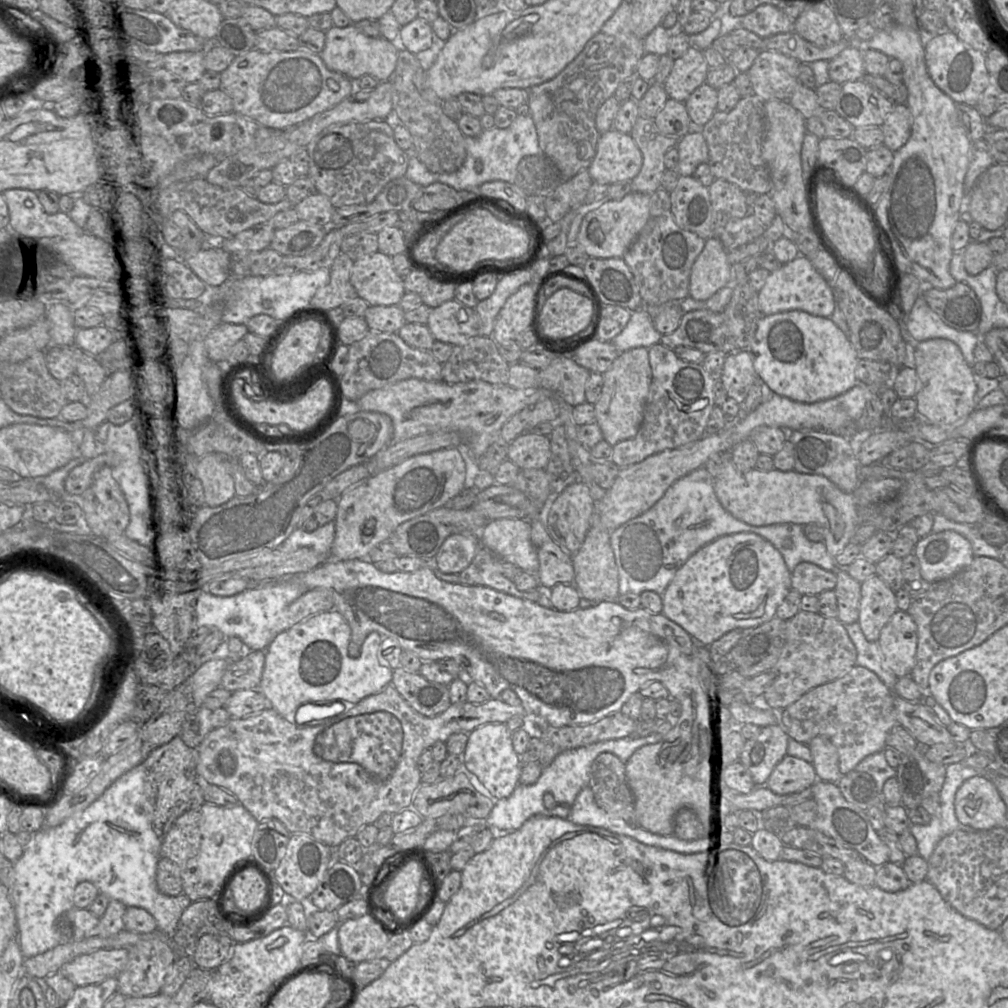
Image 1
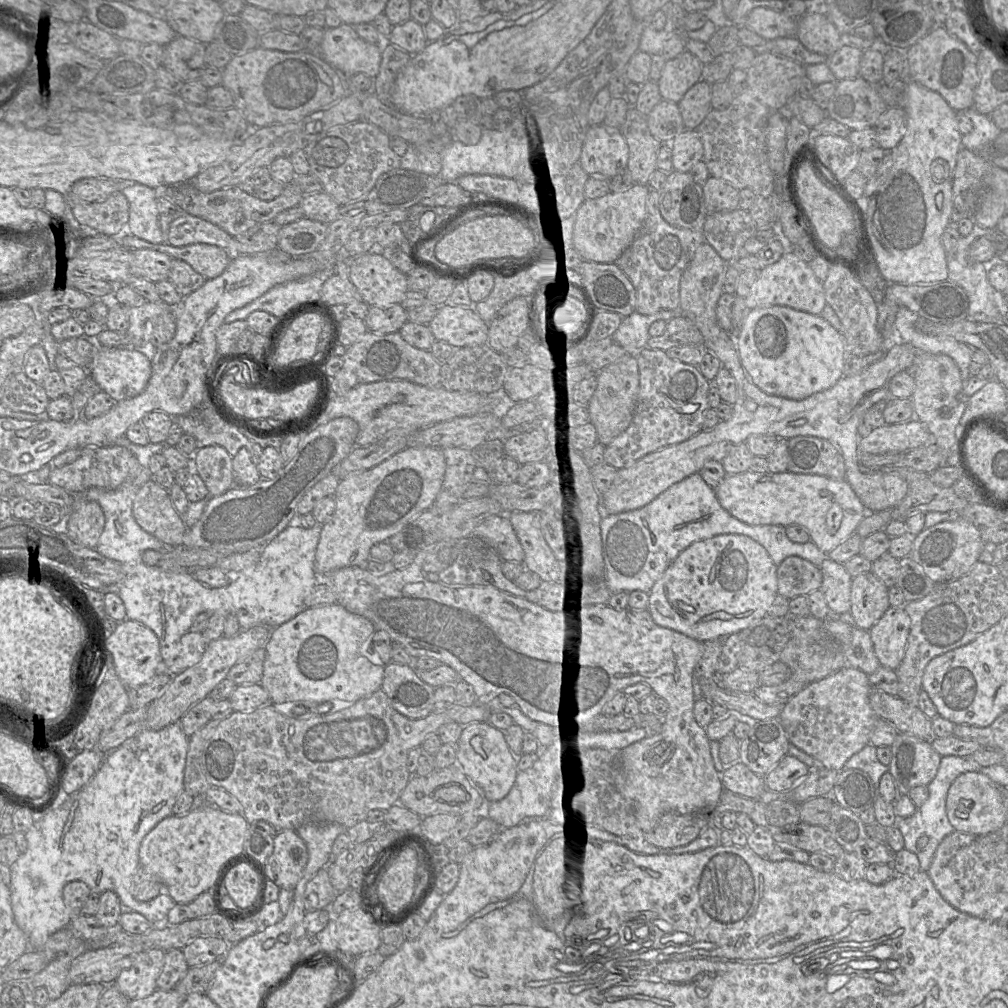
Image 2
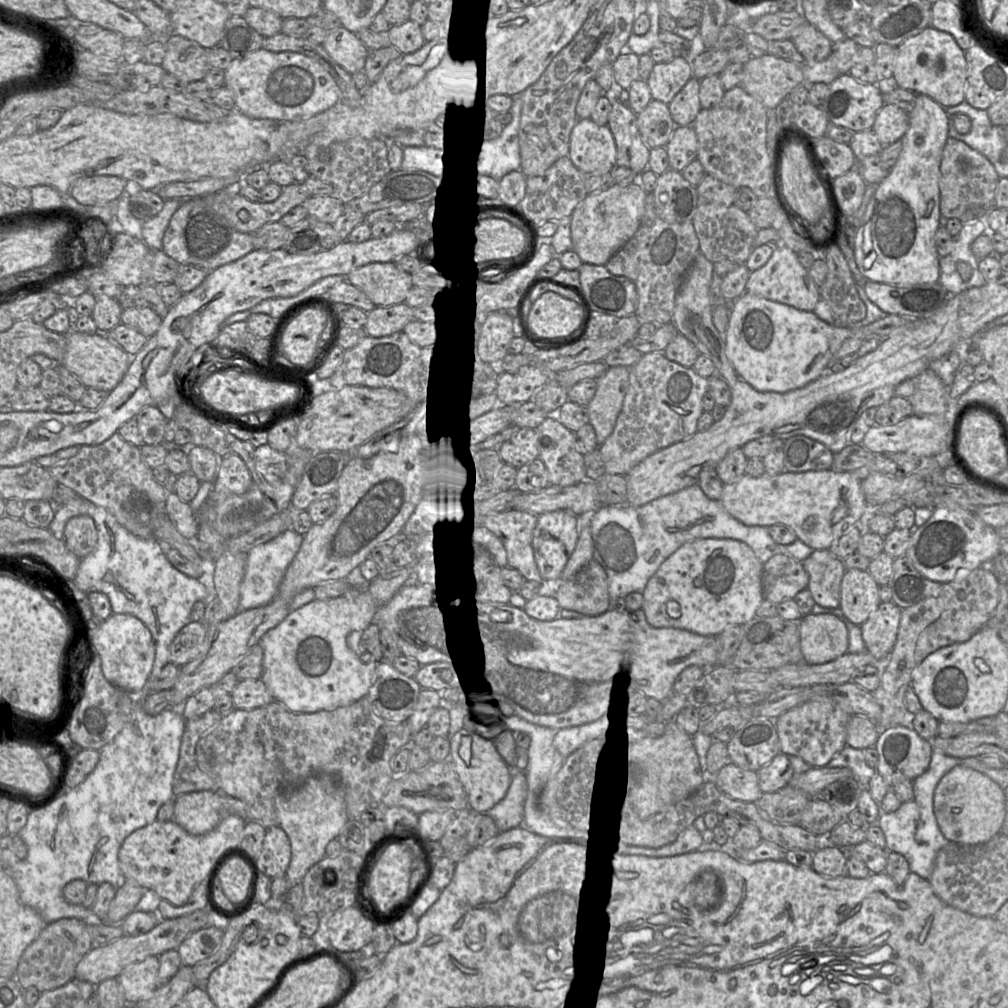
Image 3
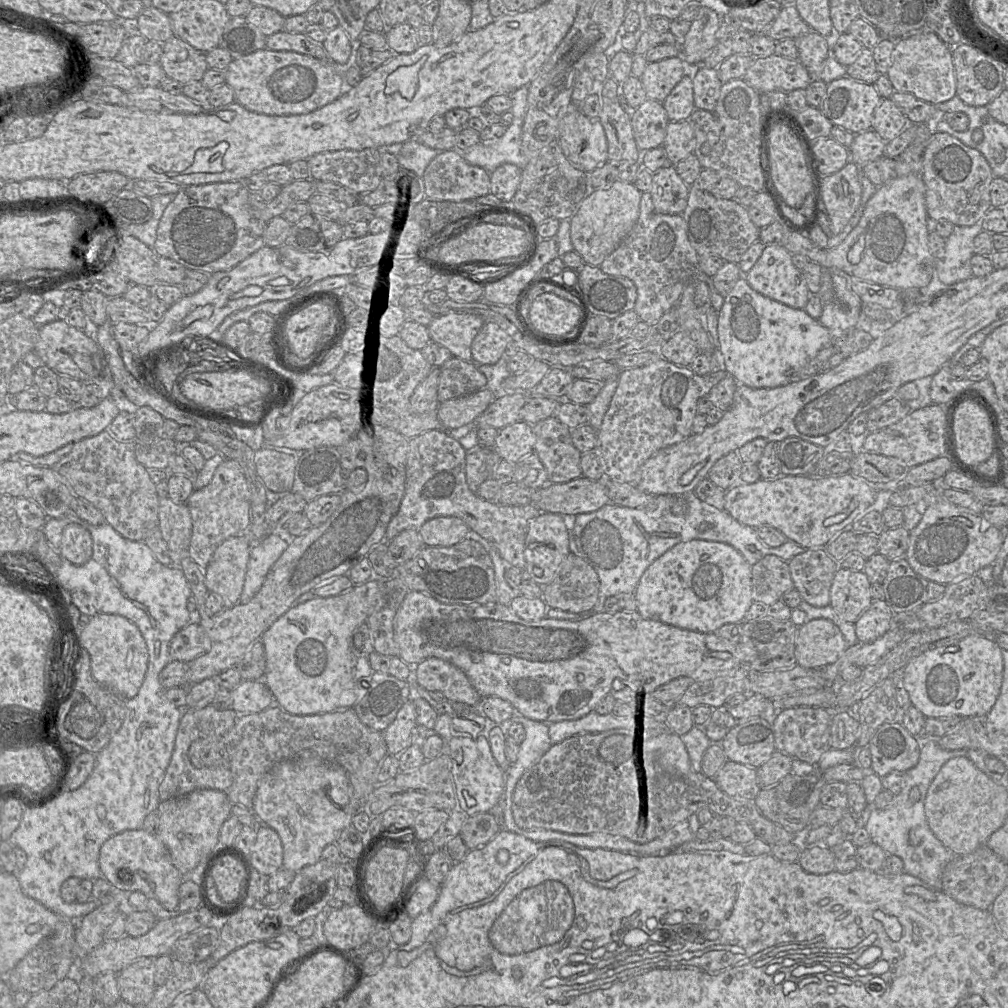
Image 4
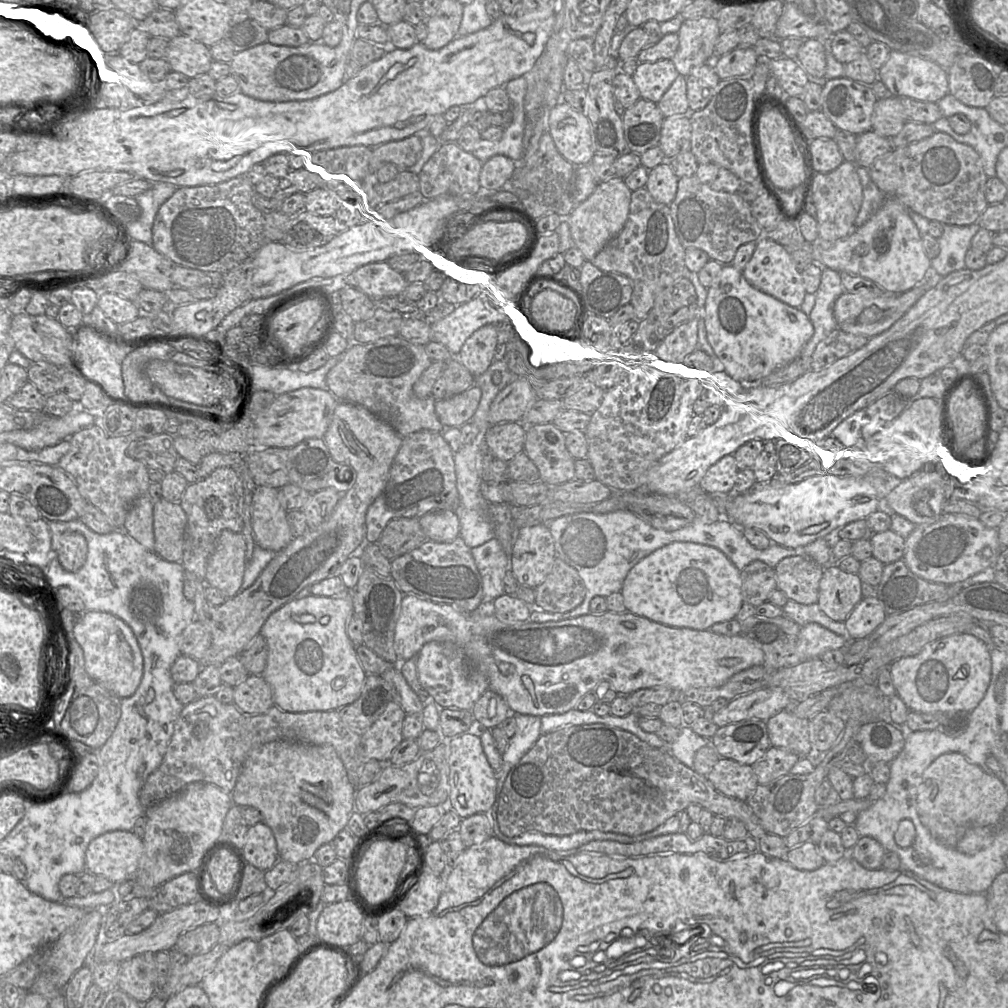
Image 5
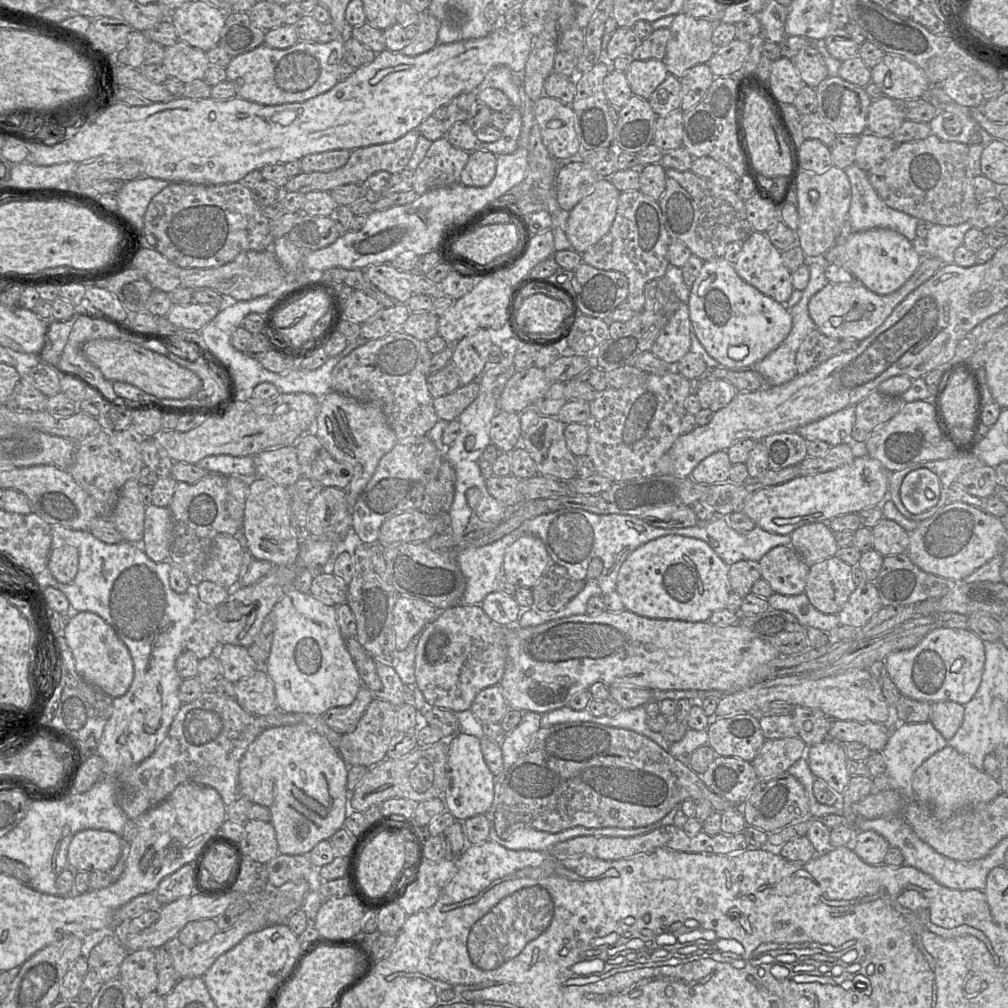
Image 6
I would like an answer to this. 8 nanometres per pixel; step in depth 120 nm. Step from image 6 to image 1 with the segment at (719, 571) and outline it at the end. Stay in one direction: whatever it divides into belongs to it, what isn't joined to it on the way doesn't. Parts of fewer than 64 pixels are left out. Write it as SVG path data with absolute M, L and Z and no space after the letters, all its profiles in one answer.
M741 532L718 538L705 545L689 557L689 559L683 564L683 566L676 572L674 578L667 586L664 593L661 595L663 600L662 614L680 627L682 627L693 638L695 643L709 647L709 645L720 639L728 632L737 629L753 629L776 617L775 615L777 608L783 602L791 589L791 572L788 570L781 553L763 537L750 532Z

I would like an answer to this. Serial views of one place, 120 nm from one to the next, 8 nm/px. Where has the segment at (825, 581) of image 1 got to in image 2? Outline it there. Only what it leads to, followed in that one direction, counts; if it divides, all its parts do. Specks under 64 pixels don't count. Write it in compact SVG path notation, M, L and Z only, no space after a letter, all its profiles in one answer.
M789 556L777 566L778 595L789 600L819 590L822 581L820 568L804 558Z

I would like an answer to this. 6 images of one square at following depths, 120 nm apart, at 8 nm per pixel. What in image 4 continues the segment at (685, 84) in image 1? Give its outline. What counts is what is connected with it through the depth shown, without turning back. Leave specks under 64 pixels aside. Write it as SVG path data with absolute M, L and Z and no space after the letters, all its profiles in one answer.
M680 49L680 55L662 59L657 62L648 63L643 75L640 77L640 80L643 84L644 89L645 89L647 98L663 103L663 101L667 98L667 96L670 94L670 92L673 90L673 88L678 84L678 82L683 78L683 76L685 74L693 73L696 68L698 68L698 67L688 67L685 64L685 62L683 61L683 59L681 57L681 49Z

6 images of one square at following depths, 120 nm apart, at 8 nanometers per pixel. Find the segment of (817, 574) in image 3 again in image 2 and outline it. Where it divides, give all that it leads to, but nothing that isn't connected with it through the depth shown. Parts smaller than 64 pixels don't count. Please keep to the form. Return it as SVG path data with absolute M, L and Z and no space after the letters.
M828 556L821 564L820 570L823 581L819 590L824 594L830 612L834 615L850 612L853 577L845 565Z

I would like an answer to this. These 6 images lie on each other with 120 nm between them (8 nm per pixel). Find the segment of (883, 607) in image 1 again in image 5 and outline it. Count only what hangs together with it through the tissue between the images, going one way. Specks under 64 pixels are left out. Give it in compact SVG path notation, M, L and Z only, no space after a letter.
M838 562L824 566L817 604L831 619L845 622L862 600L862 580L858 573L842 570Z

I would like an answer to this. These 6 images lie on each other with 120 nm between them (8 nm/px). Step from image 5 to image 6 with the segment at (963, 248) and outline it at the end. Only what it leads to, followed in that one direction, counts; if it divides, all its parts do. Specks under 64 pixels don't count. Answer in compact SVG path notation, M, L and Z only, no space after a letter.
M968 222L953 226L932 224L925 238L929 254L933 257L940 259L943 264L954 263L954 251L957 247L963 244L965 233L971 227L972 226Z

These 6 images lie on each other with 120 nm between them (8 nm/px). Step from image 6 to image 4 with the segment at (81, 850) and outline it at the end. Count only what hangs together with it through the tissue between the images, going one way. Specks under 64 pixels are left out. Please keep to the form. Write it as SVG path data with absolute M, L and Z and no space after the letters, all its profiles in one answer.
M143 829L127 830L110 837L100 848L99 867L118 895L139 891L148 898L157 899L167 910L175 910L179 904L178 890L184 877L175 867L170 854L155 833Z

